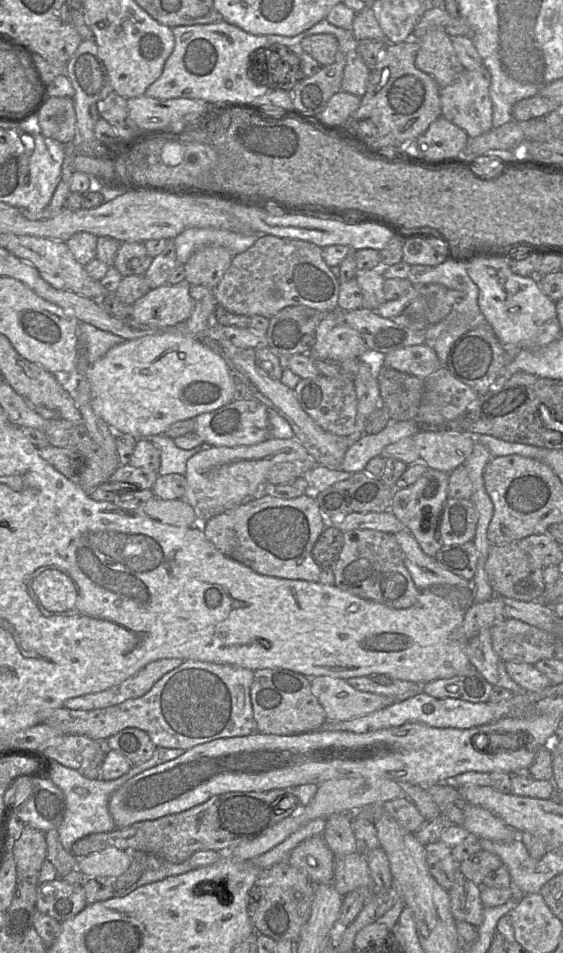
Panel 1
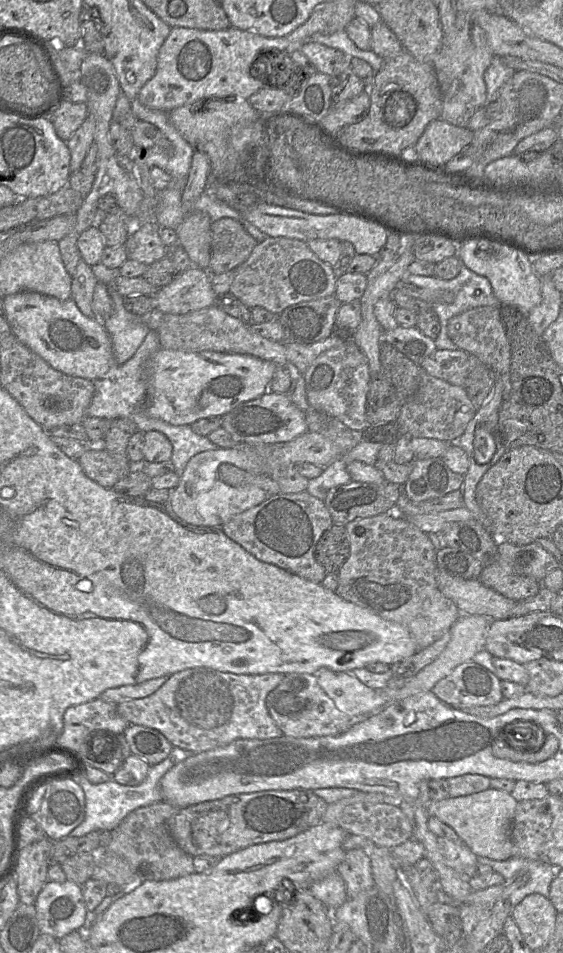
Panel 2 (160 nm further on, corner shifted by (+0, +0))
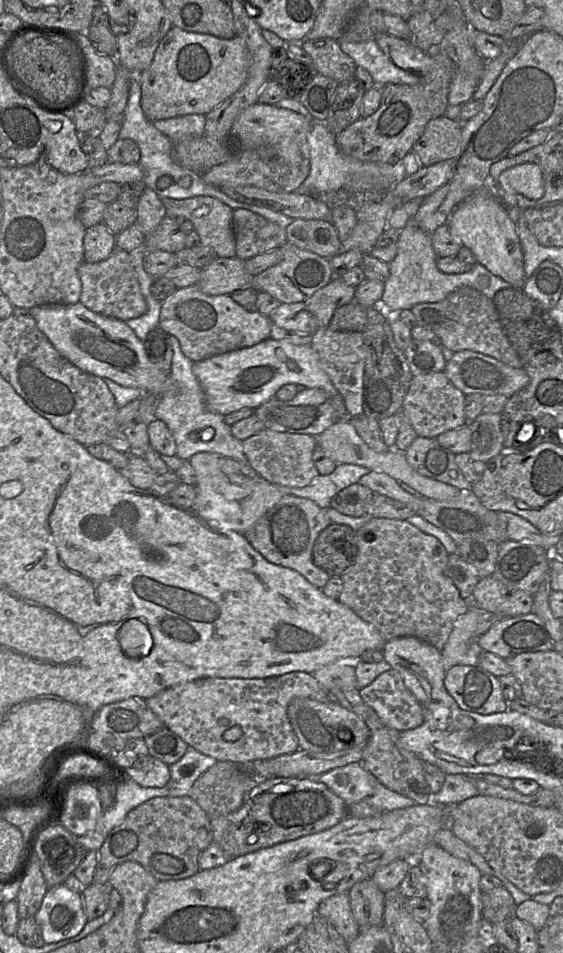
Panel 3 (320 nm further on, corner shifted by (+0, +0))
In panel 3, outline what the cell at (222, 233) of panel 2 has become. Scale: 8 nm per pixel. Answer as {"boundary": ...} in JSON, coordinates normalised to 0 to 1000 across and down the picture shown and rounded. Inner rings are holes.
{"boundary":[[[437,219],[416,220],[412,238],[417,270],[428,273],[497,260],[510,254],[506,239]]]}

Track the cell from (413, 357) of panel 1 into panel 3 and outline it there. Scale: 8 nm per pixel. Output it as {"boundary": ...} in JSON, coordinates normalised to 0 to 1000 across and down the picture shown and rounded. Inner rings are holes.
{"boundary":[[[838,367],[806,369],[803,376],[792,379],[787,390],[805,404],[826,414],[844,412],[860,416],[890,413],[904,418],[940,402],[940,396],[927,385],[911,386],[872,374]]]}

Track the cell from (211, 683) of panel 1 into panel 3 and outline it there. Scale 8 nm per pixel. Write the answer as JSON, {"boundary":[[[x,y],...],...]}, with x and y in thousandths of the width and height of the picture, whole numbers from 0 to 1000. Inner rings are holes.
{"boundary":[[[528,704],[458,712],[359,711],[293,723],[258,737],[291,763],[318,772],[336,784],[387,799],[444,802],[455,797],[519,791],[533,786],[510,750],[512,740],[526,732],[547,732],[570,738],[595,736],[556,707]]]}

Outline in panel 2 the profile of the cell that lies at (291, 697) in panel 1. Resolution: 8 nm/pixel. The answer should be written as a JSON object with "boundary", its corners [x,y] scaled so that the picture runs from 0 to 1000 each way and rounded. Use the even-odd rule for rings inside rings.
{"boundary":[[[547,706],[508,707],[497,718],[476,727],[472,741],[503,770],[522,774],[599,772],[615,768],[629,756],[636,756],[604,746],[567,720],[561,708]]]}

